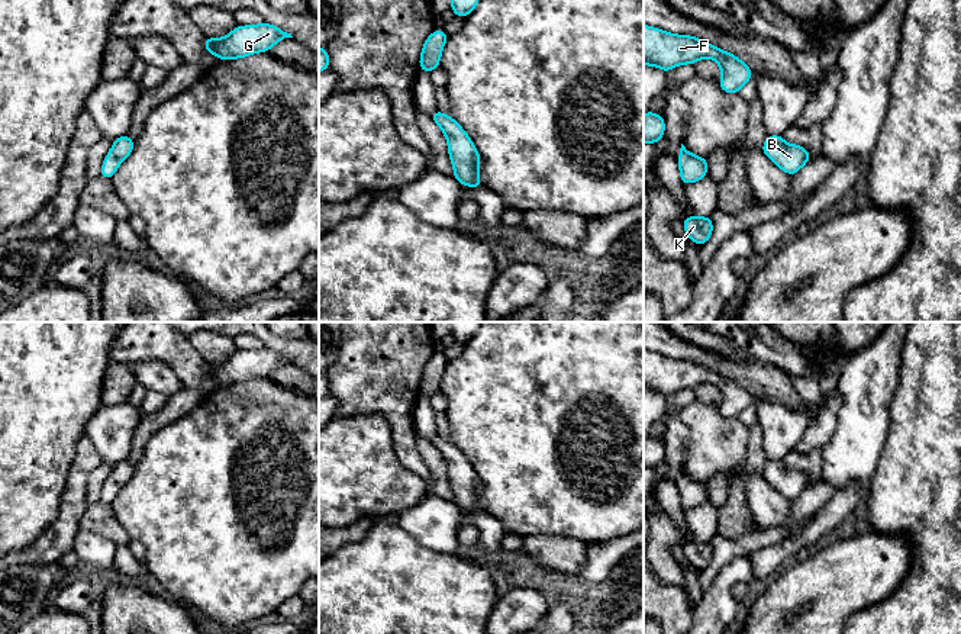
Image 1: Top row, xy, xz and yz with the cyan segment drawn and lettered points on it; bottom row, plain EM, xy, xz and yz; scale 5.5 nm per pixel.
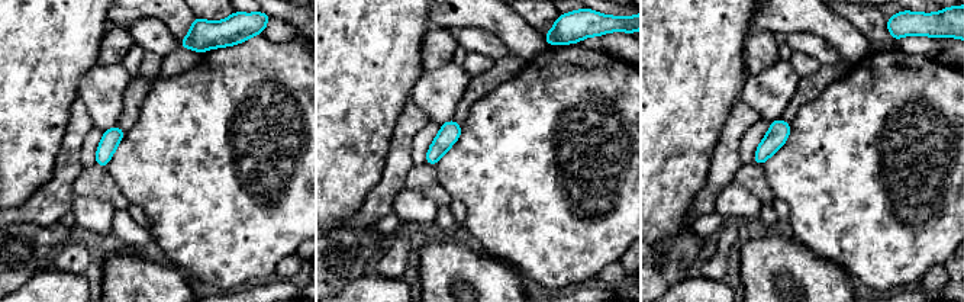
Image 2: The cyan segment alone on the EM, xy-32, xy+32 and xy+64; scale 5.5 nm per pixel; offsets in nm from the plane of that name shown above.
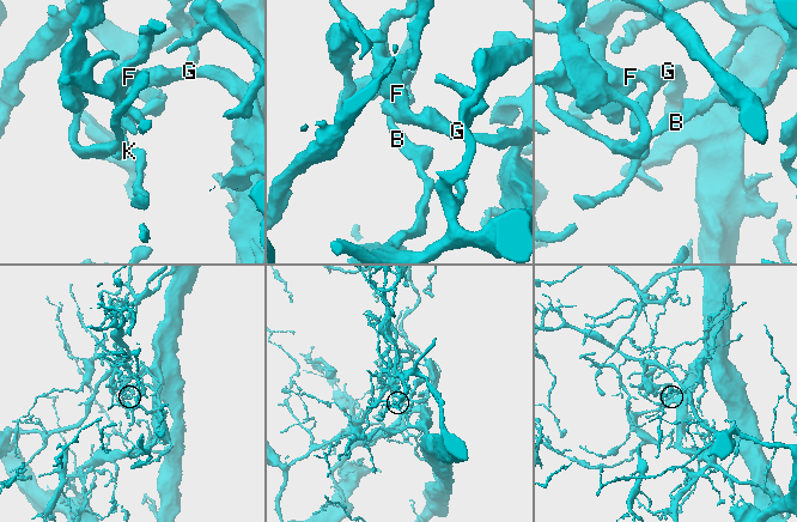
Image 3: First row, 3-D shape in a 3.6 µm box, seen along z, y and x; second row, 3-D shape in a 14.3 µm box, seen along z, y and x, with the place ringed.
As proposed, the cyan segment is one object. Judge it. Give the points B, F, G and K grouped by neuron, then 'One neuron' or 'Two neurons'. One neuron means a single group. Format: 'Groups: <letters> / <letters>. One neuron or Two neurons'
Groups: B F G / K. Two neurons

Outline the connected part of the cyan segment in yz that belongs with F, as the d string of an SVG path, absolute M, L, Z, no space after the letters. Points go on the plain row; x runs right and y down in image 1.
M644 350L644 390L655 390L668 398L677 390L696 389L704 382L719 389L719 412L728 419L738 418L754 400L749 392L731 377L694 361L673 360Z

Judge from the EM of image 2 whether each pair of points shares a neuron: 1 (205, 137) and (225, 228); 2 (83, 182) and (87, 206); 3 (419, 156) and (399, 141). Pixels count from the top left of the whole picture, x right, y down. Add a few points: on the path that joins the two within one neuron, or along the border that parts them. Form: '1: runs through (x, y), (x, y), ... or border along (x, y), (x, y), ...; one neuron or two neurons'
1: runs through (225, 160), (225, 205); one neuron
2: border along (74, 195), (89, 195), (106, 201), (116, 209); two neurons
3: border along (429, 122), (413, 137), (413, 163); two neurons

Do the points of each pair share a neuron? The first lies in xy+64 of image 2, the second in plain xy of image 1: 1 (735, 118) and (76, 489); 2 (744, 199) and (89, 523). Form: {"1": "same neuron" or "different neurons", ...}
{"1": "same neuron", "2": "different neurons"}

